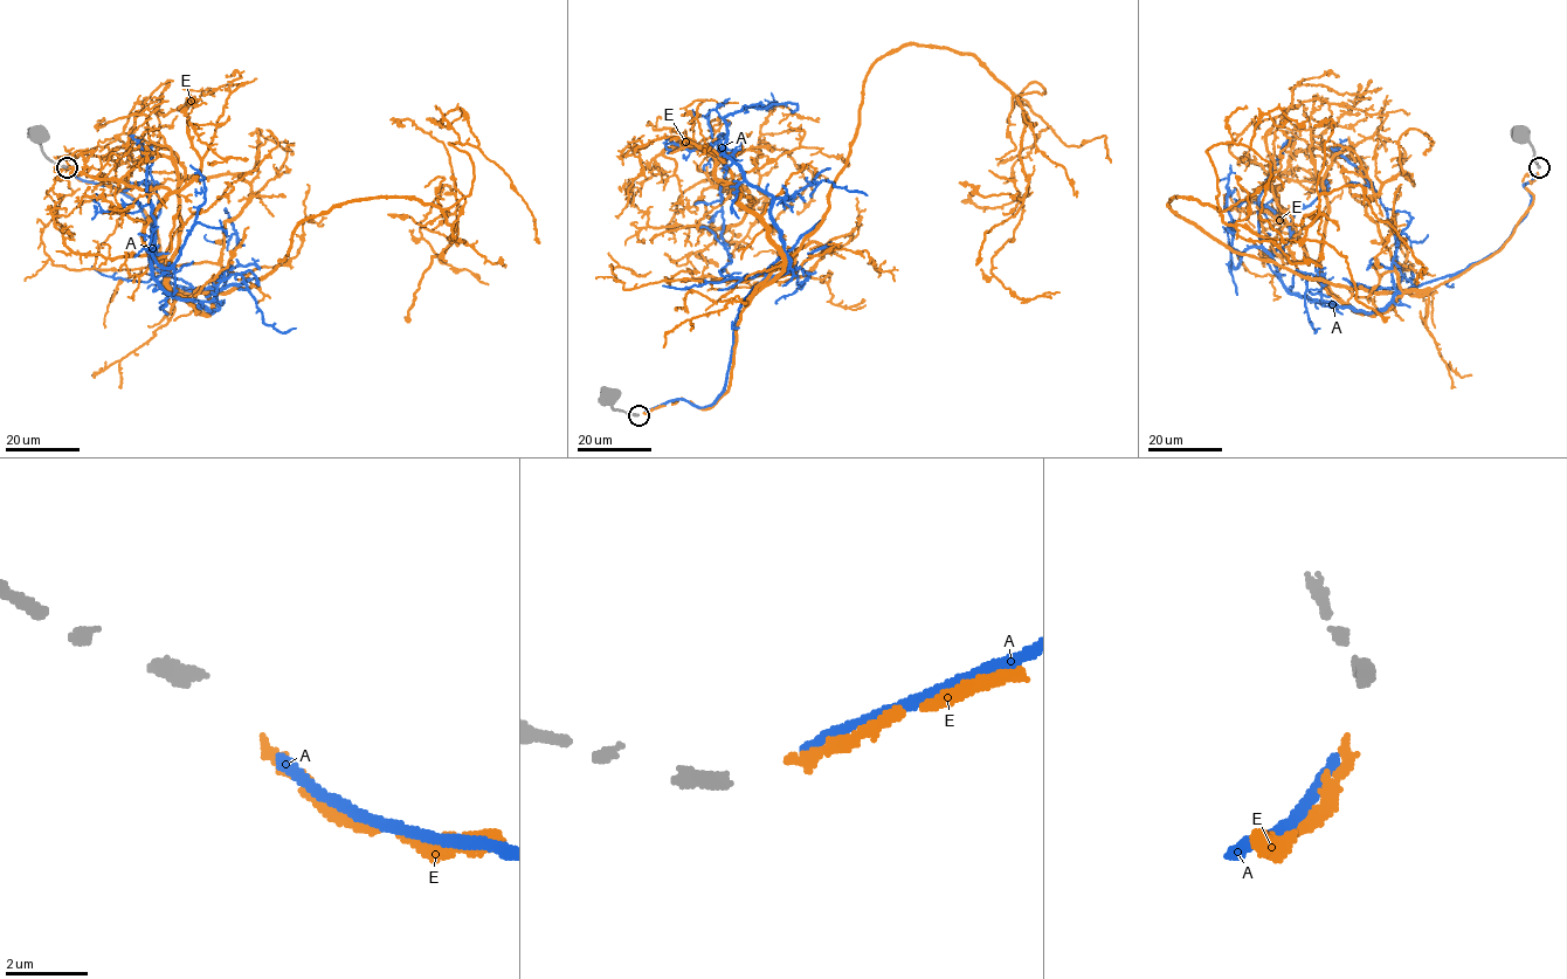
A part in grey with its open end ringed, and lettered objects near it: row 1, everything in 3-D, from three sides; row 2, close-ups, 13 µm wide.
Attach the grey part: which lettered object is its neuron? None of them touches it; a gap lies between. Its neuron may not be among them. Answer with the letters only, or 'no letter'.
E

